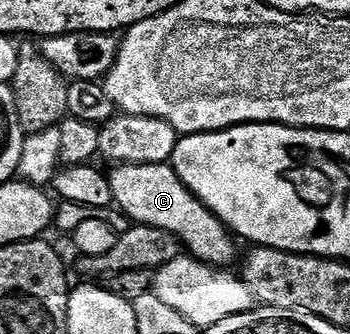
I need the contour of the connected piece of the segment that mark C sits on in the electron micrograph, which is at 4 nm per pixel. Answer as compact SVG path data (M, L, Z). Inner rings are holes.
M171 163L142 164L135 169L136 176L140 180L112 180L112 199L115 207L129 216L132 224L145 224L154 226L158 230L166 230L180 239L183 251L204 264L210 264L214 268L227 269L236 260L236 244L233 233L223 220L219 220L215 214L206 207L178 178L178 174L172 169Z

